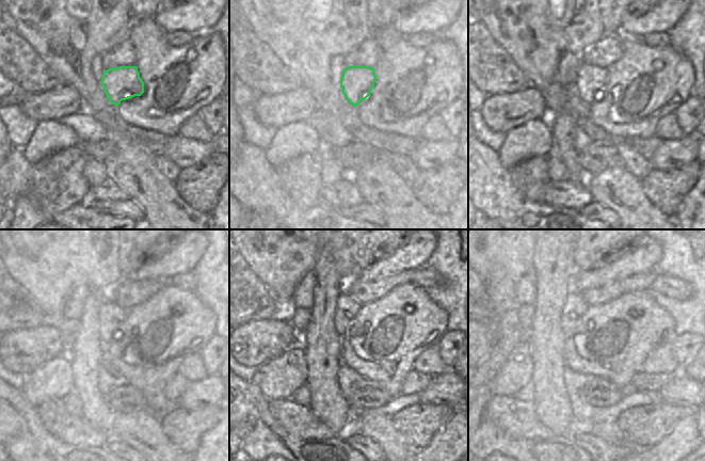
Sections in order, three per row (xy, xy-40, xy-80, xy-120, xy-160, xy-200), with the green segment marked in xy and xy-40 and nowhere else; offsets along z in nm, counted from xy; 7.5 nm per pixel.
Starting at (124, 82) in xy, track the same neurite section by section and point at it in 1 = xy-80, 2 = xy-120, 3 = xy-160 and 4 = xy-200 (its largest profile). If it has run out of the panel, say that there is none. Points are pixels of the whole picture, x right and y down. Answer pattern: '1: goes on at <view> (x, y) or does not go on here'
1: goes on at xy-80 (591, 79)
2: goes on at xy-120 (112, 316)
3: goes on at xy-160 (346, 307)
4: goes on at xy-200 (575, 306)

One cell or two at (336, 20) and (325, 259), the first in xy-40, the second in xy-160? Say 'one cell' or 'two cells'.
two cells

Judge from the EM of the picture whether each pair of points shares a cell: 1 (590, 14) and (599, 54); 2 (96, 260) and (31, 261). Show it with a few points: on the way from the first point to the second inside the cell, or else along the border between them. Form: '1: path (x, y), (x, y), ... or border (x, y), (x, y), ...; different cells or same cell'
1: border (605, 34), (579, 53); different cells
2: path (80, 260), (47, 260); same cell

